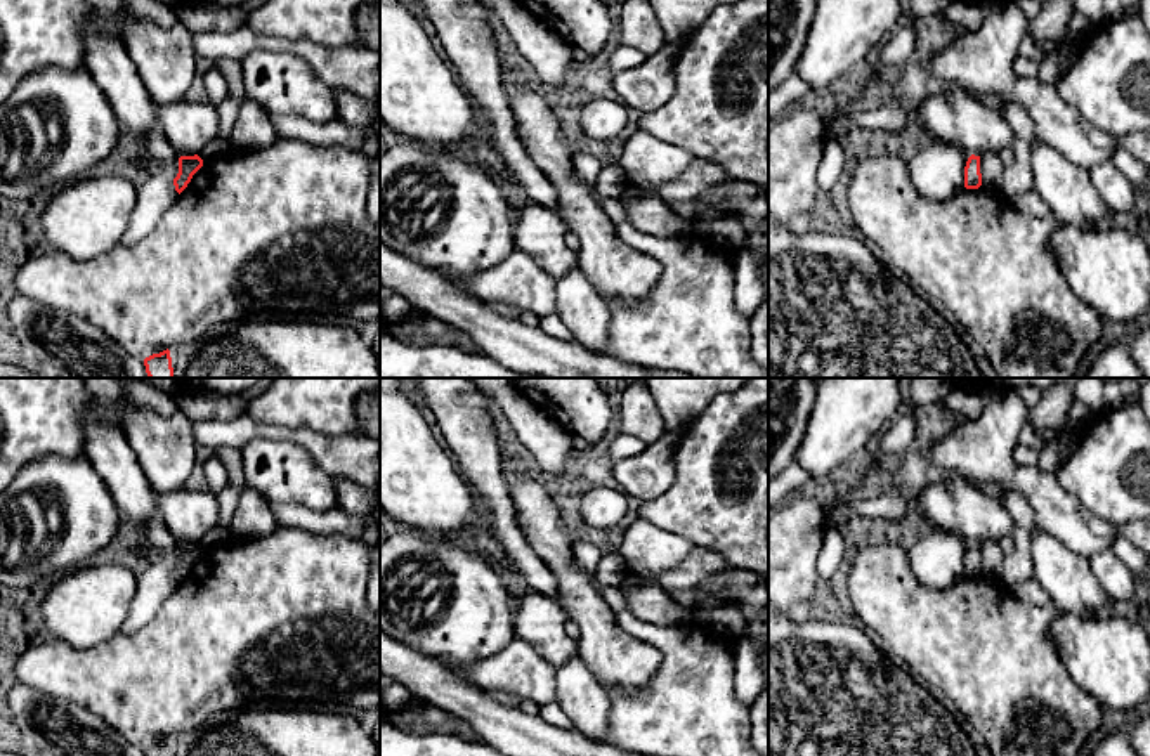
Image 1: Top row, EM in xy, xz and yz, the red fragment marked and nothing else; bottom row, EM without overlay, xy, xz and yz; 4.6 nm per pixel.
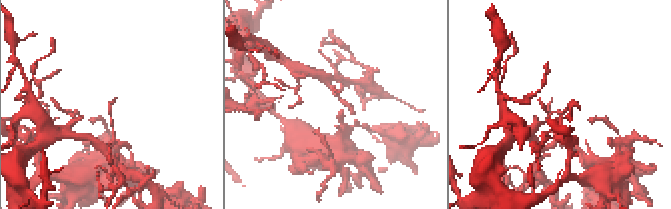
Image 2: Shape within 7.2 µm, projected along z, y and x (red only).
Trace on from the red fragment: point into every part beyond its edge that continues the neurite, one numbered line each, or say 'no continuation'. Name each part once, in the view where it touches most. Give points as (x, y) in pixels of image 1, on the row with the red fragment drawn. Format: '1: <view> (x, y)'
no continuation

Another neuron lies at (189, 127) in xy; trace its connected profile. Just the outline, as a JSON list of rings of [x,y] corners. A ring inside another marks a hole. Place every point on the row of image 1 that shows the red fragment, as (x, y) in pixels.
[[[186,99],[158,106],[158,128],[180,156],[199,156],[217,137],[217,106]]]

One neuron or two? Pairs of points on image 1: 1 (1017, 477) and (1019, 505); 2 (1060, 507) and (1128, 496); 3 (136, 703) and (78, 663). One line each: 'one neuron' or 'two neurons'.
1: two neurons
2: two neurons
3: one neuron

